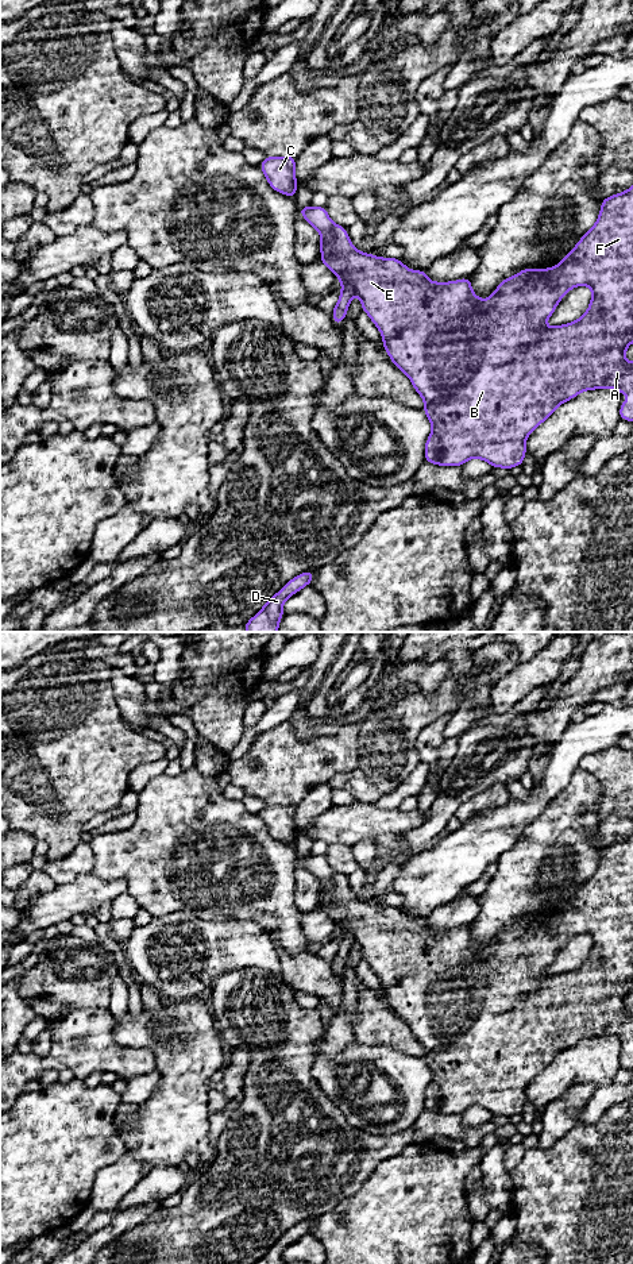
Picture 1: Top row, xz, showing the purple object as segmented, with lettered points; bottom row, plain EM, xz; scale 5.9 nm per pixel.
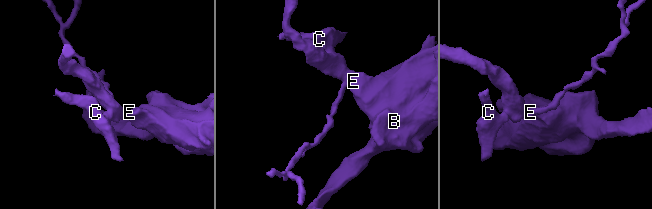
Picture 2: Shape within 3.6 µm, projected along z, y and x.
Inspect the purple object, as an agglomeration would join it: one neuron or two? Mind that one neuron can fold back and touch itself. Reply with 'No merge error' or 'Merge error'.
Merge error

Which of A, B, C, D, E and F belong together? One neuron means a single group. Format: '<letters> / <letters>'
A B D E F / C

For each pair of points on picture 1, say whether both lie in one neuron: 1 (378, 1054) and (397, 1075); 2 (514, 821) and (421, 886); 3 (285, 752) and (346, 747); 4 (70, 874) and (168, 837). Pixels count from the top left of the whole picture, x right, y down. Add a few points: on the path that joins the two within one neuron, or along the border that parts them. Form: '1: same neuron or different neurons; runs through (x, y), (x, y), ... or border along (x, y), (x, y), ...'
1: same neuron; runs through (381, 1059), (392, 1070)
2: same neuron; runs through (491, 833), (444, 870)
3: same neuron; runs through (300, 752), (331, 752)
4: different neurons; border along (89, 843), (93, 851), (92, 871)

